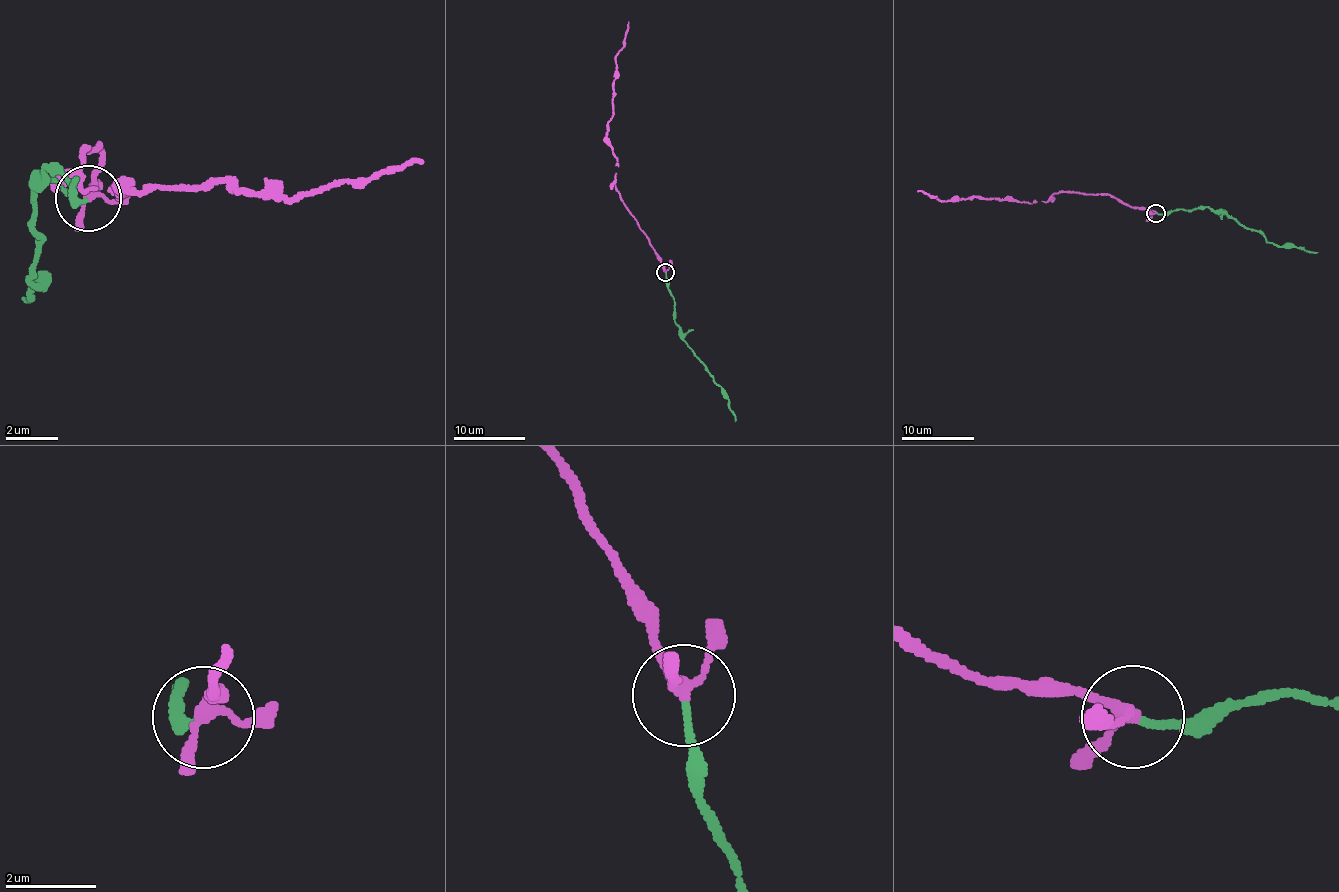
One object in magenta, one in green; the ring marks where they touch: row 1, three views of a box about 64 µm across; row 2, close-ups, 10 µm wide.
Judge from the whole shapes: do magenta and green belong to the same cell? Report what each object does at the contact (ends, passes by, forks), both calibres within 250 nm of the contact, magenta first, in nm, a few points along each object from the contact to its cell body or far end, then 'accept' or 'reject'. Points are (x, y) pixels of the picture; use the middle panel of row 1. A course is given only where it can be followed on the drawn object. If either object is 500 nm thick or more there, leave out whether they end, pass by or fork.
magenta forks there; green ends there; 190 nm thick on the magenta side, 140 nm on the other; magenta runs (665, 271), (616, 188), (618, 158), (607, 137), (616, 58), (628, 22); green runs (665, 273), (679, 337), (729, 400), (735, 422); accept

